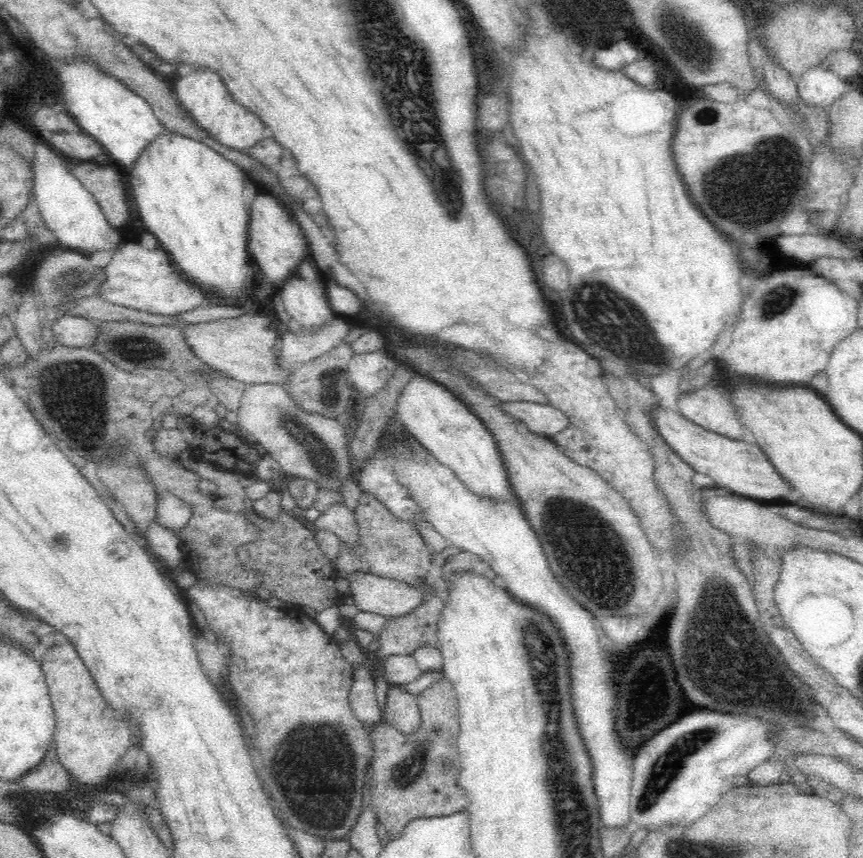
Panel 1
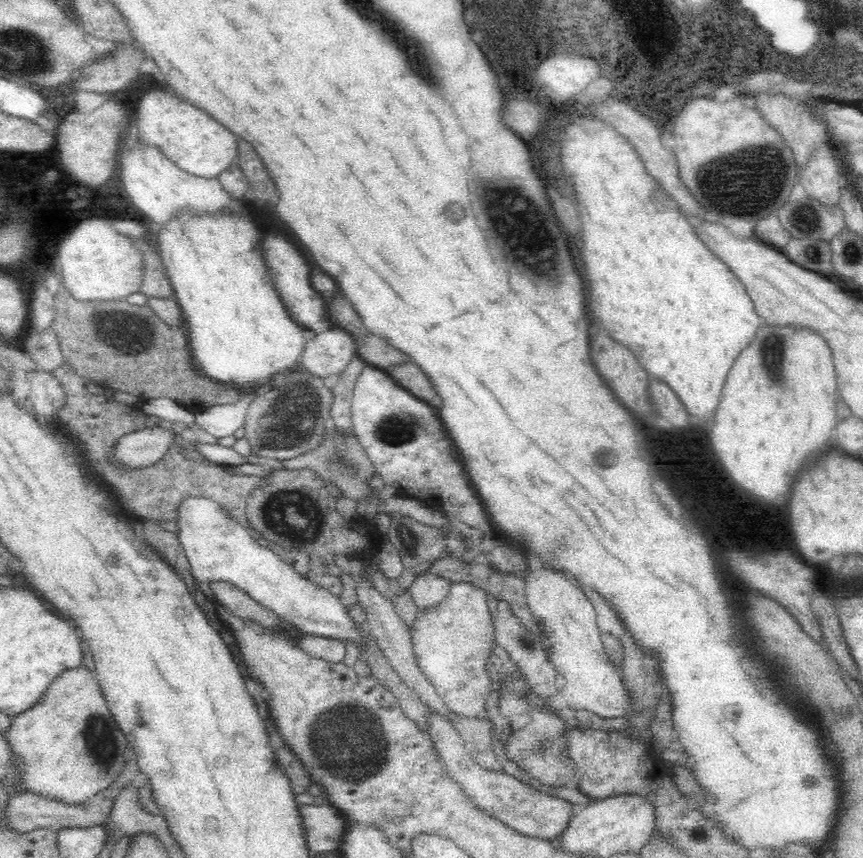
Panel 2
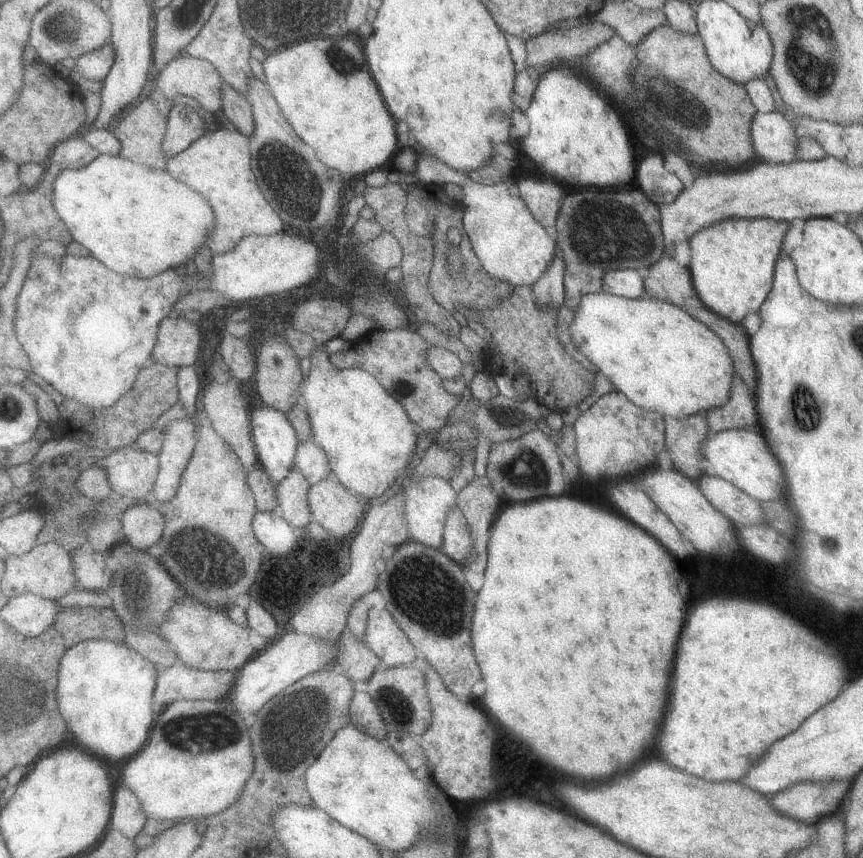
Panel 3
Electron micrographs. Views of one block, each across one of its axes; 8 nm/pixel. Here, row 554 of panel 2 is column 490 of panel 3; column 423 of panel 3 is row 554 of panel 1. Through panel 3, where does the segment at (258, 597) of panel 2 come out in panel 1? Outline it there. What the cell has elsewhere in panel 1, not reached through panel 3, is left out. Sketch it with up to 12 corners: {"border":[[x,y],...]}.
{"border":[[150,522],[142,538],[152,554],[174,566],[184,560],[180,538]]}

